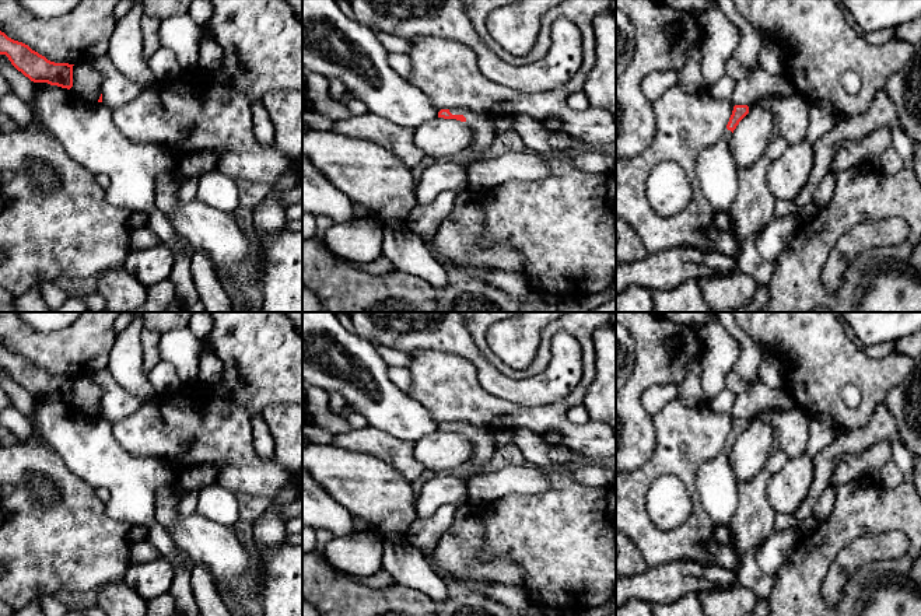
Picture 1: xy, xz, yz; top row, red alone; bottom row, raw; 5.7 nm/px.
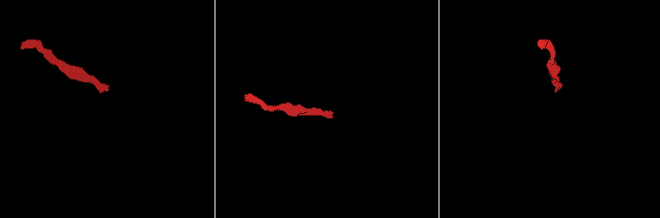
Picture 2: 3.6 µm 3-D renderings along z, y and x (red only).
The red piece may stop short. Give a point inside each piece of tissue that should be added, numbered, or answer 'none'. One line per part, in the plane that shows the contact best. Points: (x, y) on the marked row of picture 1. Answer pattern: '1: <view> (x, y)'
1: xz (482, 125)

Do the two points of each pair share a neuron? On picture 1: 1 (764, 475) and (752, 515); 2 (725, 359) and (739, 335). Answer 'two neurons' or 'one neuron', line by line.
1: one neuron
2: two neurons

